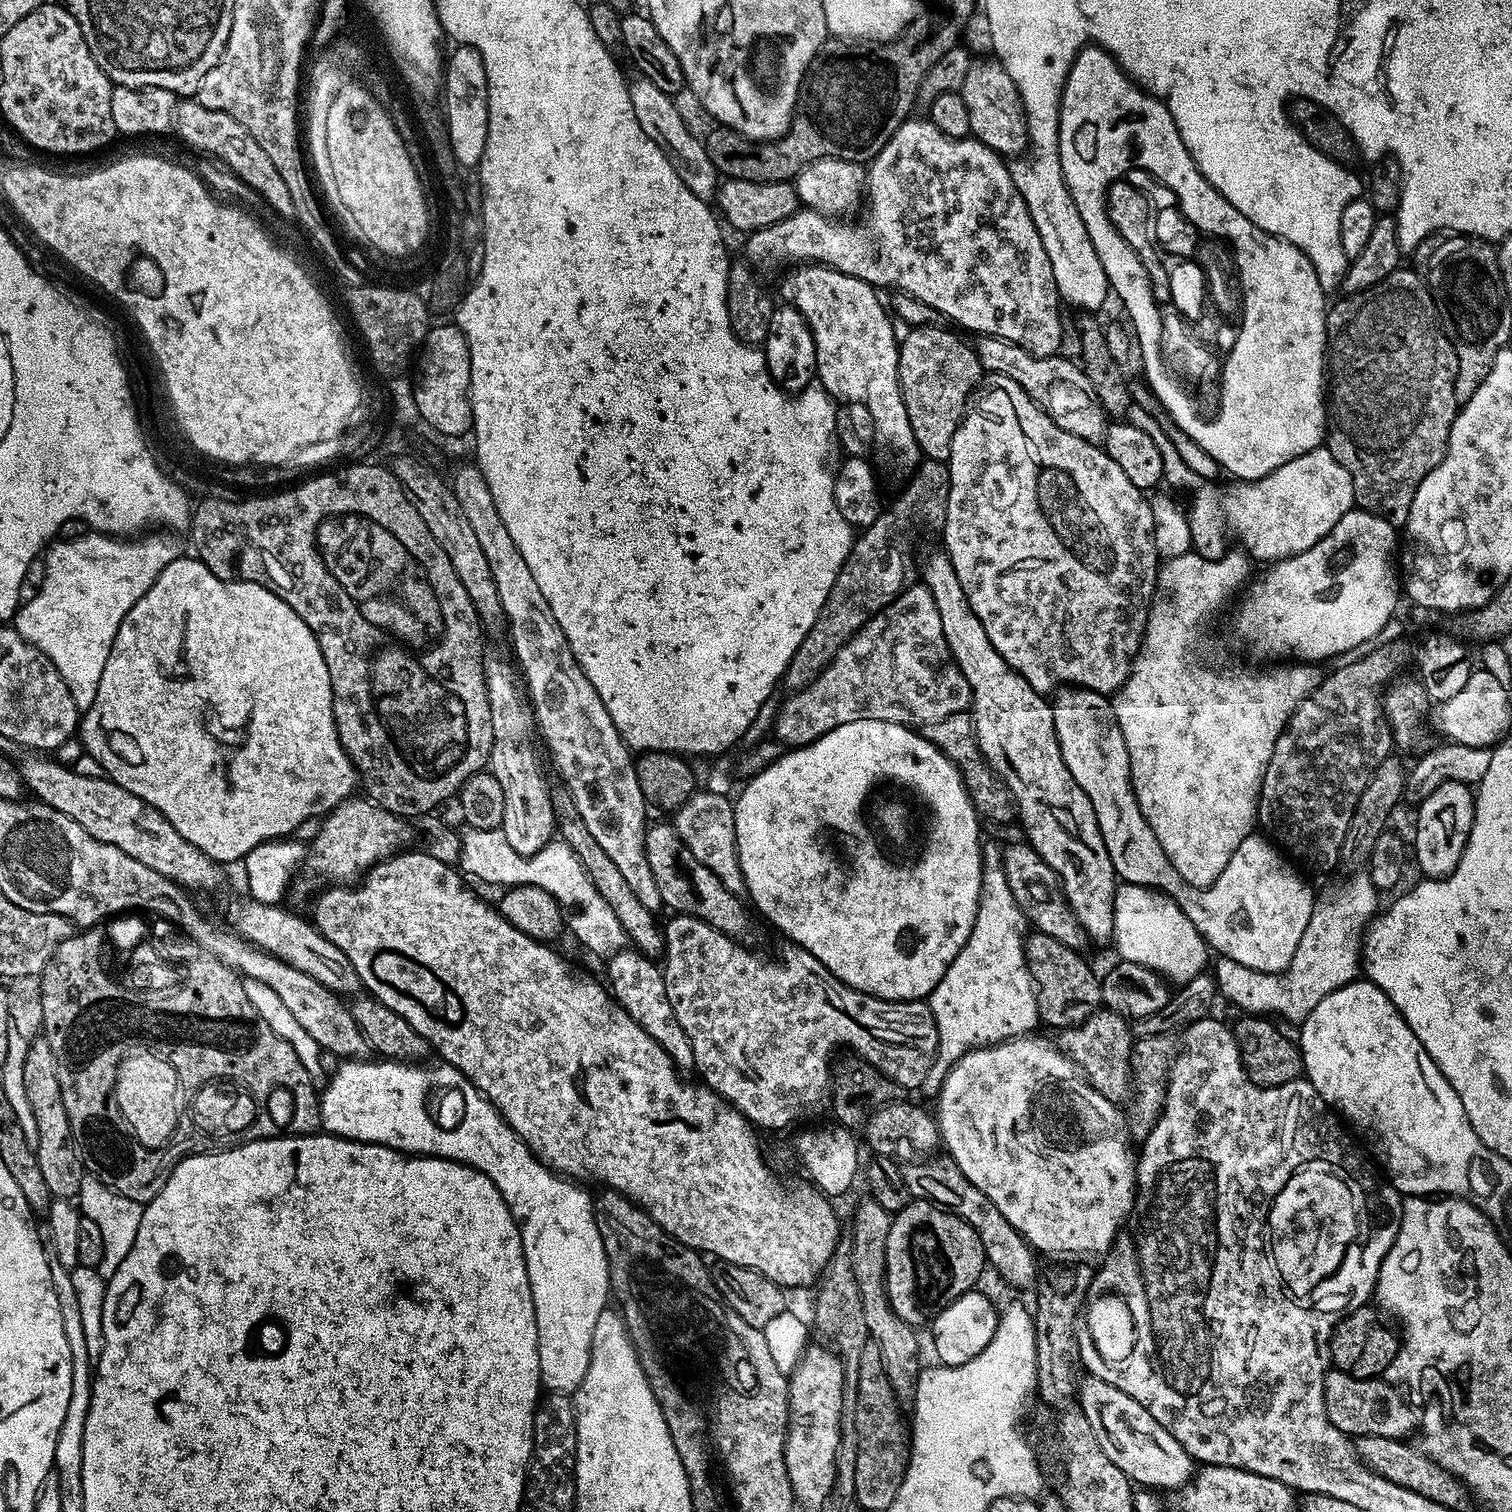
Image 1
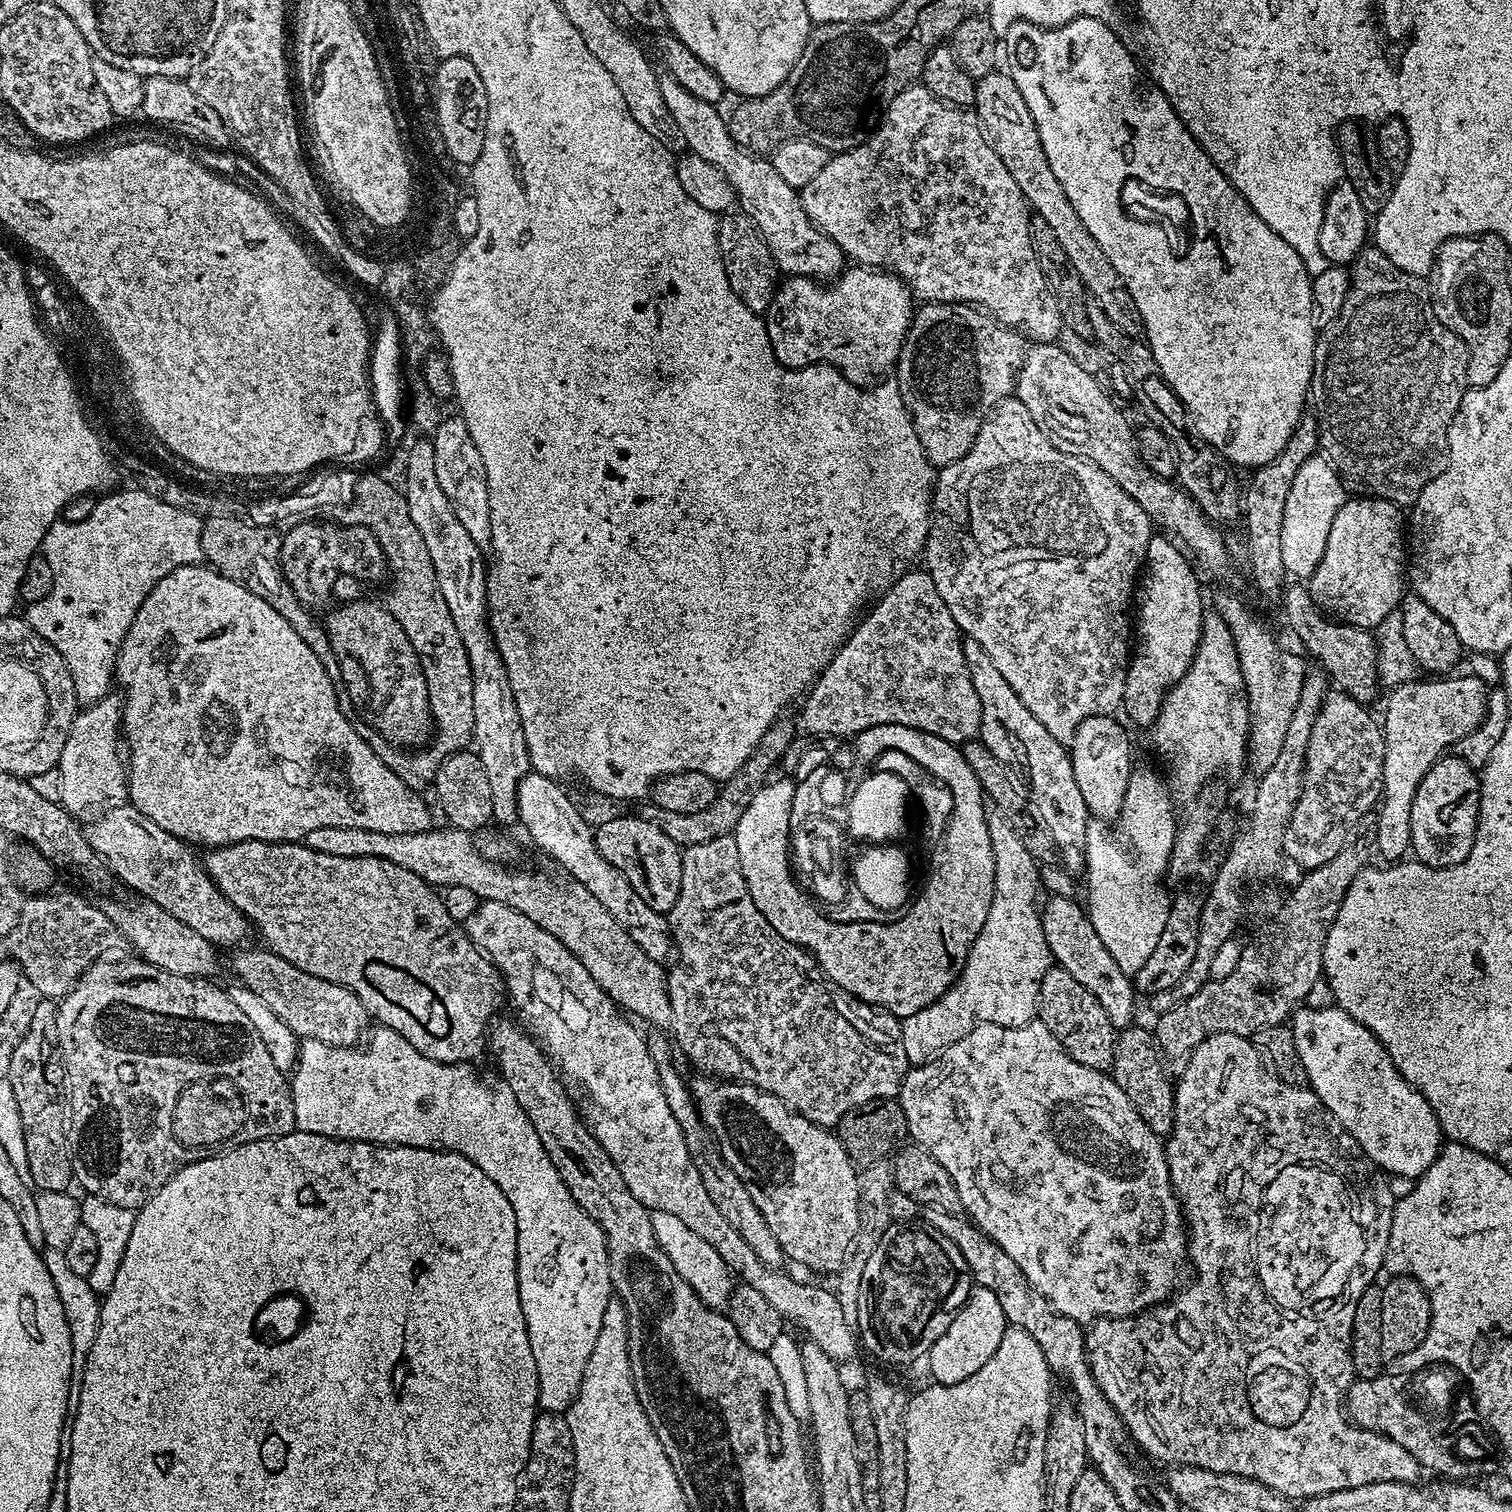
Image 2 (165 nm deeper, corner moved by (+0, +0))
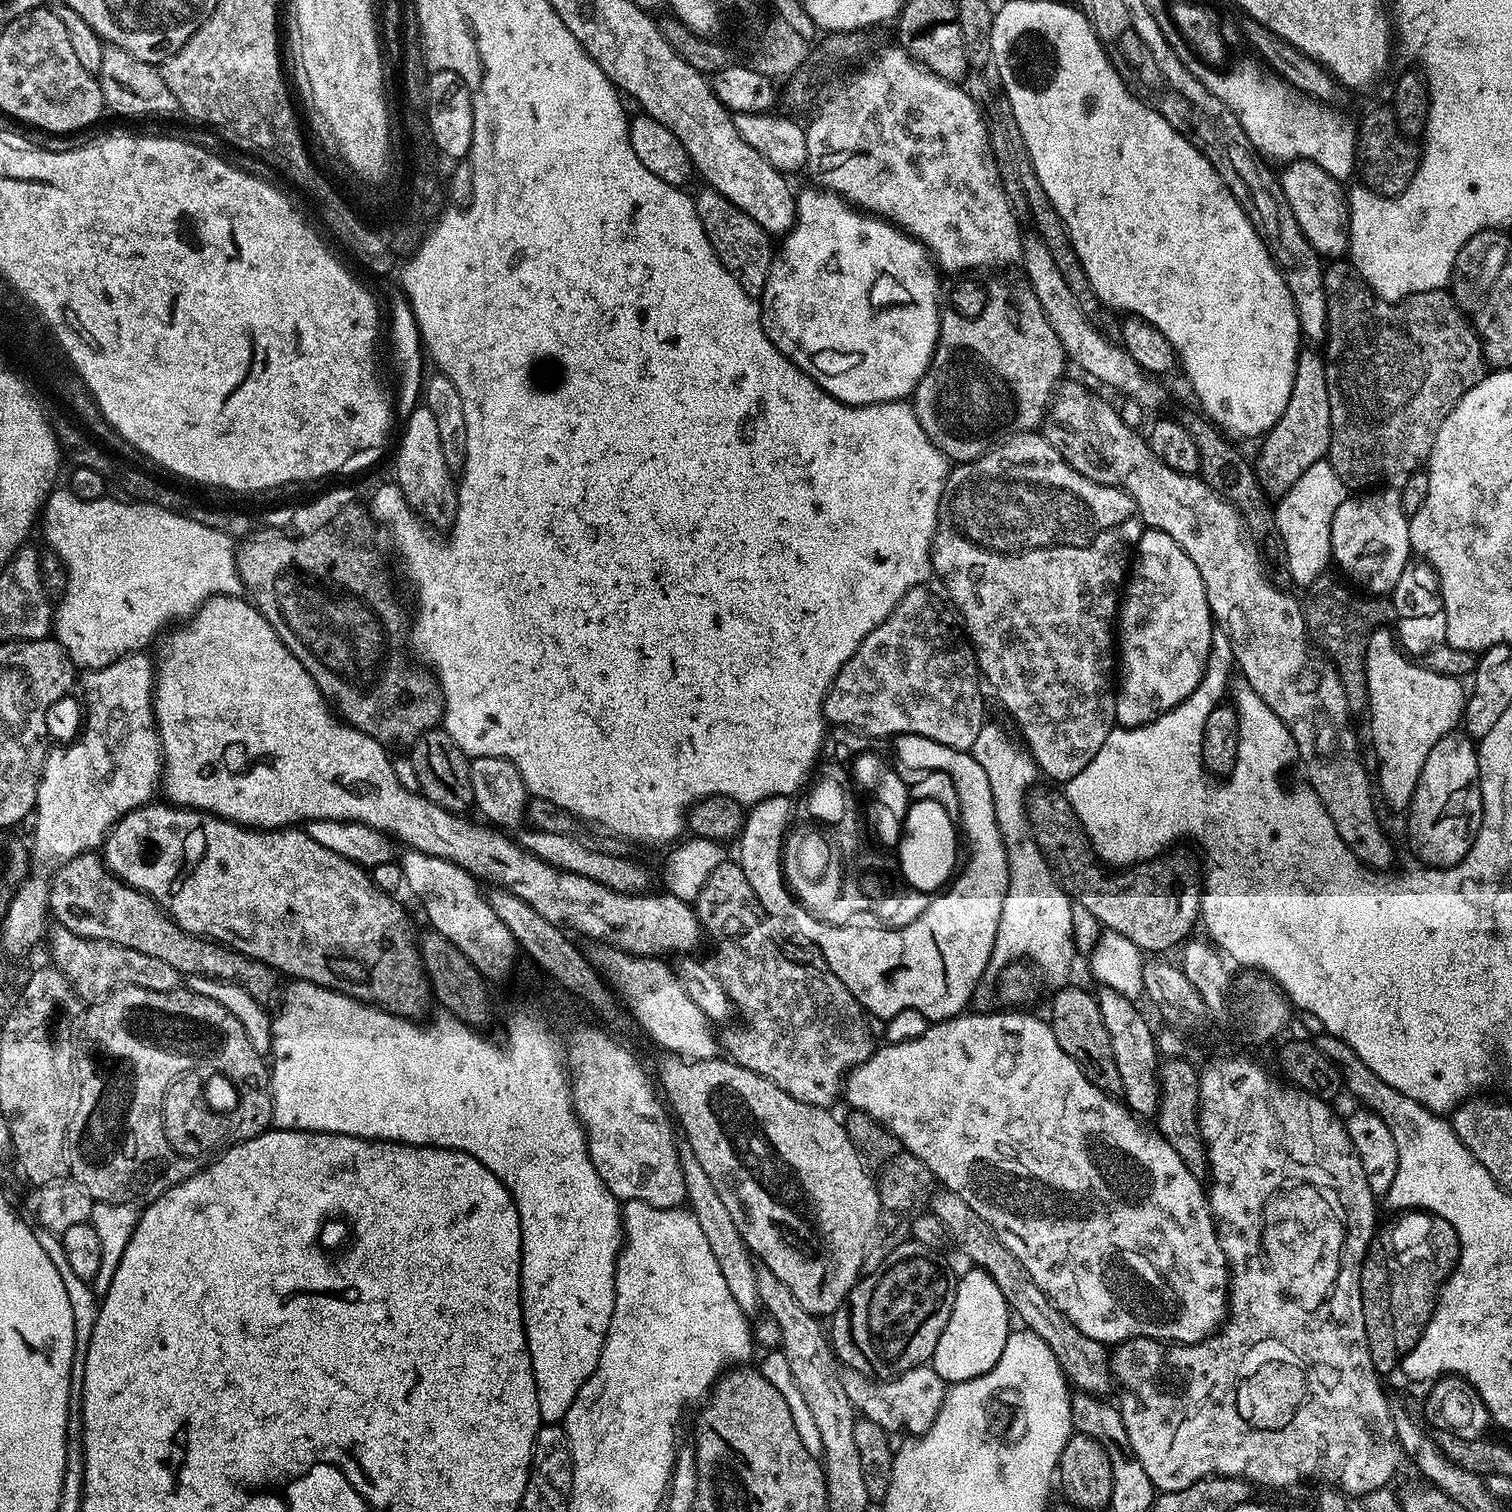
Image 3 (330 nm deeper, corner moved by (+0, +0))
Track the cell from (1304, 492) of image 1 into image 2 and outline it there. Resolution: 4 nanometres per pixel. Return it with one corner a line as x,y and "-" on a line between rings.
1317,454
1302,462
1302,470
1294,474
1290,495
1286,497
1286,514
1282,518
1282,558
1290,562
1291,575
1292,572
1296,575
1293,577
1310,578
1316,573
1326,550
1326,538
1330,538
1330,526
1334,526
1334,514
1338,514
1345,499
1346,489
1331,460

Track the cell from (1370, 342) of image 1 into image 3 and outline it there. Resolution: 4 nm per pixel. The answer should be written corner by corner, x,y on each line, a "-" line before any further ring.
1336,258
1331,261
1332,265
1324,268
1324,293
1328,299
1328,331
1326,343
1323,345
1322,355
1324,357
1324,369
1326,370
1326,394
1330,394
1330,426
1332,437
1328,447
1327,461
1334,466
1334,474
1342,478
1342,482
1349,486
1356,483
1360,486
1401,486
1411,476
1419,473
1425,467
1427,458
1432,453
1432,443
1450,410
1470,390
1481,376
1485,375
1486,365
1484,363
1484,350
1481,337
1477,336
1471,323
1462,313
1456,309
1452,301
1451,291
1430,290
1429,292
1415,292
1404,299
1395,302
1380,299
1359,276
1356,269
1344,258

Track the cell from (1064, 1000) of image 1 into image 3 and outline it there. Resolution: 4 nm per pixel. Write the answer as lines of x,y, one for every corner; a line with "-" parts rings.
1065,986
1055,993
1052,1000
1052,1016
1050,1023
1054,1038
1058,1038
1058,1046
1086,1074
1094,1086
1106,1093
1122,1093
1122,1077
1118,1074
1118,1066
1114,1062
1114,1050
1110,1047
1110,1034
1106,1034
1106,1022
1102,1022
1102,1014
1096,1005
1095,995
1090,991
1083,992
1080,988

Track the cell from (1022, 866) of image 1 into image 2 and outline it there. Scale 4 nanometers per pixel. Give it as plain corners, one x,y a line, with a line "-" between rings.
1048,896
1043,901
1040,921
1046,934
1046,946
1050,946
1053,961
1070,974
1077,982
1082,982
1094,998
1098,998
1102,1010
1106,1010
1106,1018
1110,1018
1112,1027
1123,1030
1133,1023
1132,1015
1136,1012
1138,993
1133,981
1122,970
1118,970
1118,962
1110,958
1110,950
1102,946
1102,938
1098,938
1098,930
1090,922
1087,911
1076,905
1073,898

